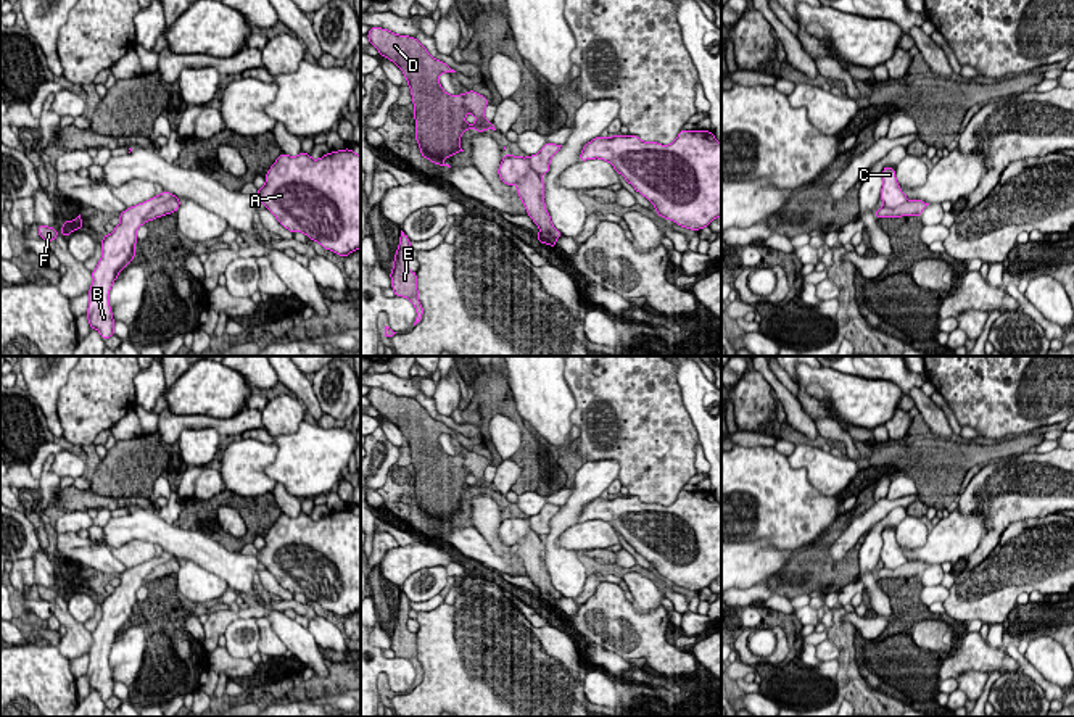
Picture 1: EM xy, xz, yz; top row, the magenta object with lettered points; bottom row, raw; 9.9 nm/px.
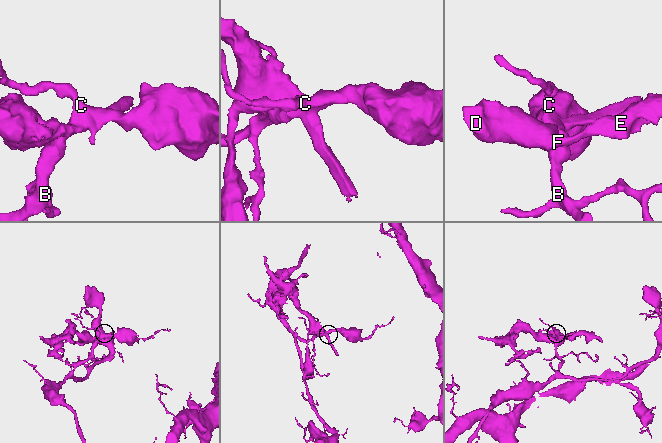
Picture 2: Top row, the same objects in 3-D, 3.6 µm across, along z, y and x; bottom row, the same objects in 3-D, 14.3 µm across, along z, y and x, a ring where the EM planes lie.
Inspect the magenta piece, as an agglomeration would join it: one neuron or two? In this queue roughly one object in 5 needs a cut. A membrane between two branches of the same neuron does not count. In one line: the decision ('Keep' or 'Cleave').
Cleave

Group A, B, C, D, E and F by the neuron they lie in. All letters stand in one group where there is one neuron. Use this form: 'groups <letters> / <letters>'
groups A B C / D E F

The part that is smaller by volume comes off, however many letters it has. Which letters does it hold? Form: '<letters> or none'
D, E, F

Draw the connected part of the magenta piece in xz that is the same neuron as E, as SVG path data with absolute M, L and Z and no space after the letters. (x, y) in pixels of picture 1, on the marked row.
M401 230L399 245L393 261L393 271L390 272L391 277L391 288L394 290L394 296L404 296L412 301L417 317L415 322L422 321L423 308L419 301L419 290L417 290L417 272L407 269L407 258L411 250L411 240Z

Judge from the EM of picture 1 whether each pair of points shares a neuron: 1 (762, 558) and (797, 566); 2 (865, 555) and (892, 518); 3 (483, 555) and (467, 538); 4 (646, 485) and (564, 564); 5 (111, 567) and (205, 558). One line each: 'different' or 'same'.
1: different
2: same
3: same
4: different
5: different

